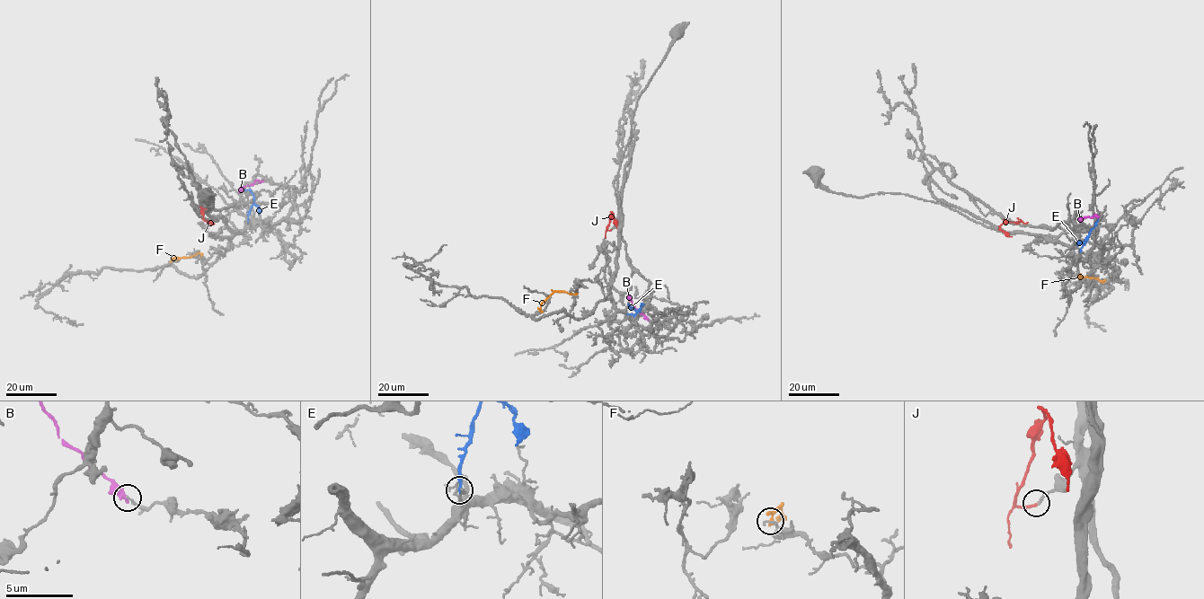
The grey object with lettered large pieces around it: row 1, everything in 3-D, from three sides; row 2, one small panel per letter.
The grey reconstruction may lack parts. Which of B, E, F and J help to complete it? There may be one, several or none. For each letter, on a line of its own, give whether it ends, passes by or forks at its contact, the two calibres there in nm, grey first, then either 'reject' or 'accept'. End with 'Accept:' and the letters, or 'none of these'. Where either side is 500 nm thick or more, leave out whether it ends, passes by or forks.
B: it ends there; 160 nm thick on the grey side, 480 nm on the other; reject
E: it ends there; 200 nm thick on the grey side, 240 nm on the other; reject
F: it ends there; 240 nm thick on the grey side, 260 nm on the other; reject
J: it ends there; 200 nm thick on the grey side, 180 nm on the other; accept
Accept: J

